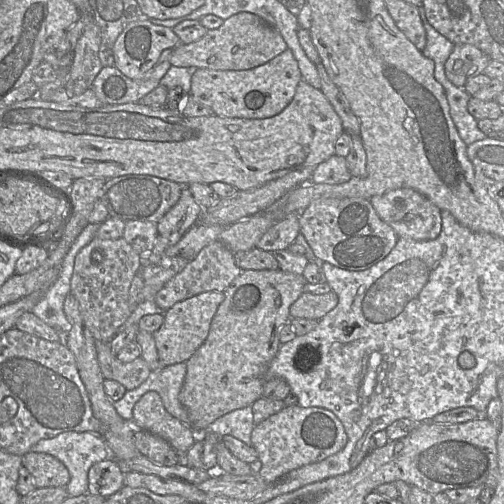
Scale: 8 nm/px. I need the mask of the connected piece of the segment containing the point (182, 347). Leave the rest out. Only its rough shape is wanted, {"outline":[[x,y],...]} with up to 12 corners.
{"outline":[[208,291],[175,303],[153,332],[164,366],[186,362],[224,301]]}

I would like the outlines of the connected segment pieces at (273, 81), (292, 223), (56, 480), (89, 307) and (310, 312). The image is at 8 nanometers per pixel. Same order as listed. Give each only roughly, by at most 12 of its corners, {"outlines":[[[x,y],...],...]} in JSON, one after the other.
{"outlines":[[[288,48],[246,70],[198,68],[189,95],[221,117],[264,119],[302,75]],[[299,214],[266,231],[256,248],[286,250],[299,233]],[[30,451],[22,465],[37,488],[66,487],[68,469],[50,454]],[[123,237],[76,255],[70,293],[96,341],[131,315],[142,258]],[[303,291],[290,317],[320,320],[336,307],[338,296]]]}

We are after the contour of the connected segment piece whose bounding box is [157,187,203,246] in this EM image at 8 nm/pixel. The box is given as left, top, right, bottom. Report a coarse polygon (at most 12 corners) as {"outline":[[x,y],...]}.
{"outline":[[188,187],[158,222],[173,246],[200,221],[203,208]]}

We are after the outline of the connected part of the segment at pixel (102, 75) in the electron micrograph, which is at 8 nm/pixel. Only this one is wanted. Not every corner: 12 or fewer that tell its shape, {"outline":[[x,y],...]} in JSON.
{"outline":[[172,49],[141,79],[102,66],[91,88],[103,105],[138,102],[160,85]]}

